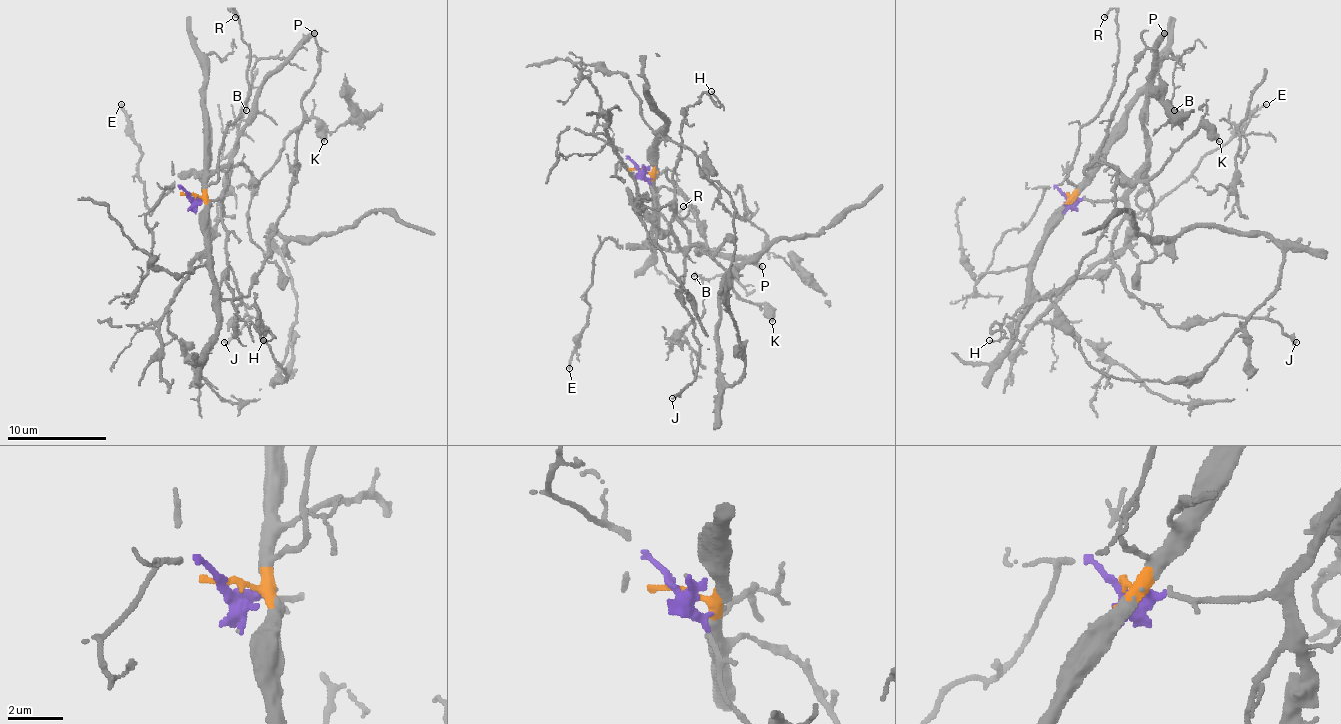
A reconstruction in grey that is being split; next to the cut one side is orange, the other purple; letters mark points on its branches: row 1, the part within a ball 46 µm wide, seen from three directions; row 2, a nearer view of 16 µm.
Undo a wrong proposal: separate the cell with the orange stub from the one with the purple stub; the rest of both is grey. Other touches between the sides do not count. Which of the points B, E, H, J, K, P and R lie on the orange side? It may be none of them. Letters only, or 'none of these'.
K, R

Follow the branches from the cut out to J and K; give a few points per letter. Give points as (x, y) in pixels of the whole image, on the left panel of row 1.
J: (188, 195), (220, 203), (225, 262), (233, 269), (240, 299), (235, 326), (245, 316), (250, 319), (223, 341)
K: (188, 195), (201, 195), (208, 178), (238, 163), (258, 180), (310, 119), (324, 141)

